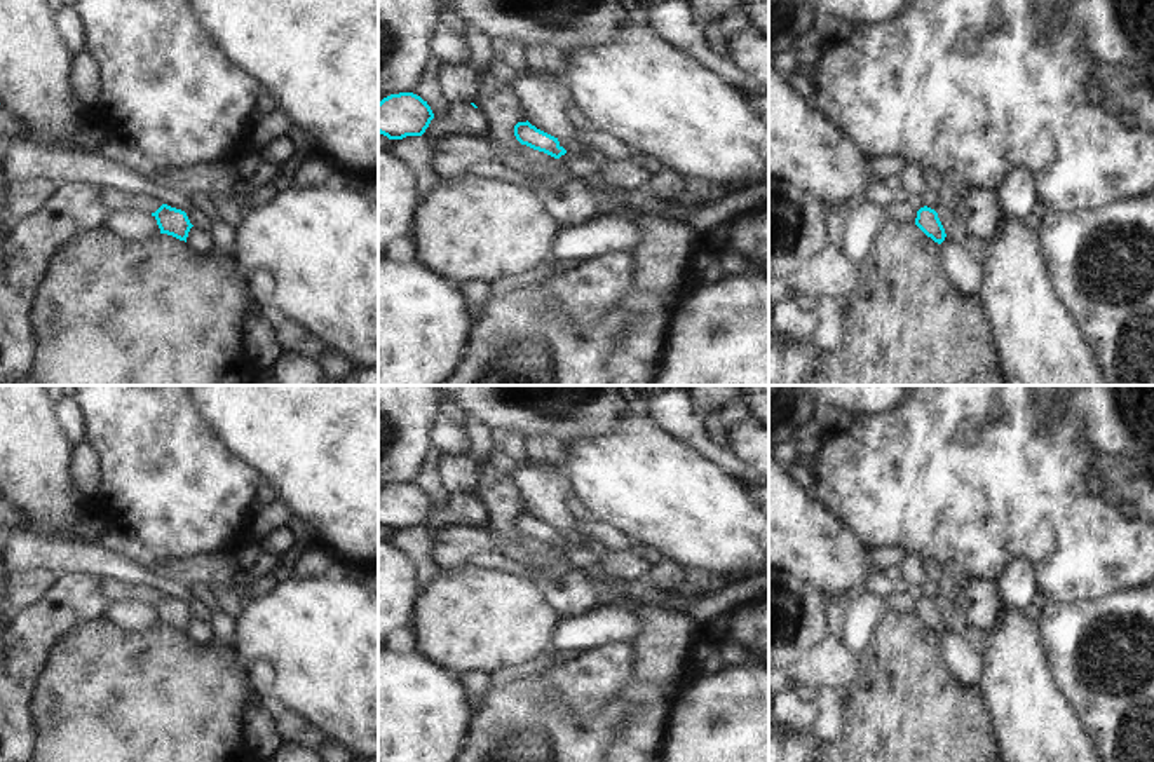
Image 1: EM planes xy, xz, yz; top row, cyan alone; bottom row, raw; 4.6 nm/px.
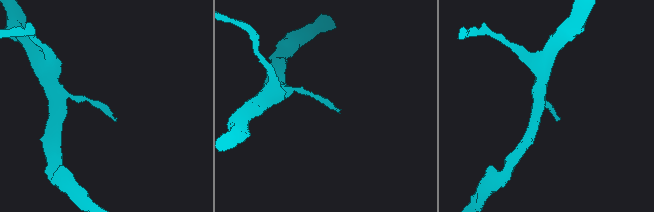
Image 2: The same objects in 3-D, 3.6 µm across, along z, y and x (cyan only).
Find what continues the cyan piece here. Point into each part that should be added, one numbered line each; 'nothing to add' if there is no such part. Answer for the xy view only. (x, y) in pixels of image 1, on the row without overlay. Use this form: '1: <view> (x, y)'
nothing to add

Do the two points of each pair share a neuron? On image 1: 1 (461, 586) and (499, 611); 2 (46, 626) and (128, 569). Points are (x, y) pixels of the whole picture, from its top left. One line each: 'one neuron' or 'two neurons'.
1: one neuron
2: two neurons

